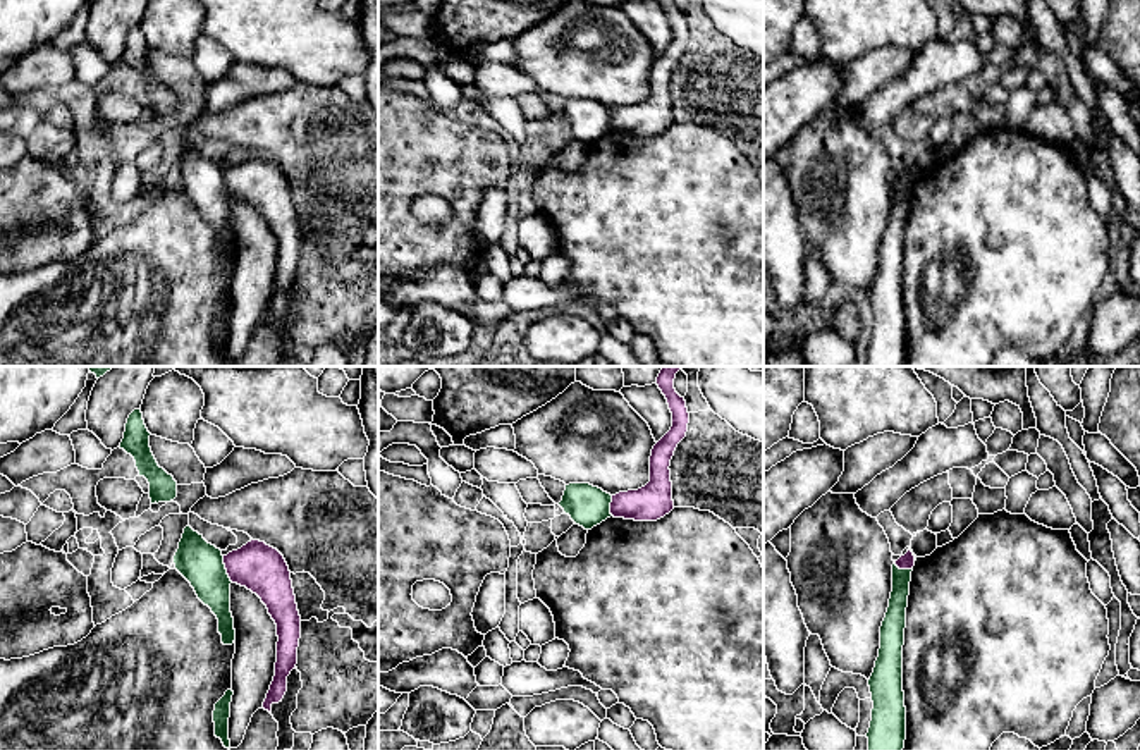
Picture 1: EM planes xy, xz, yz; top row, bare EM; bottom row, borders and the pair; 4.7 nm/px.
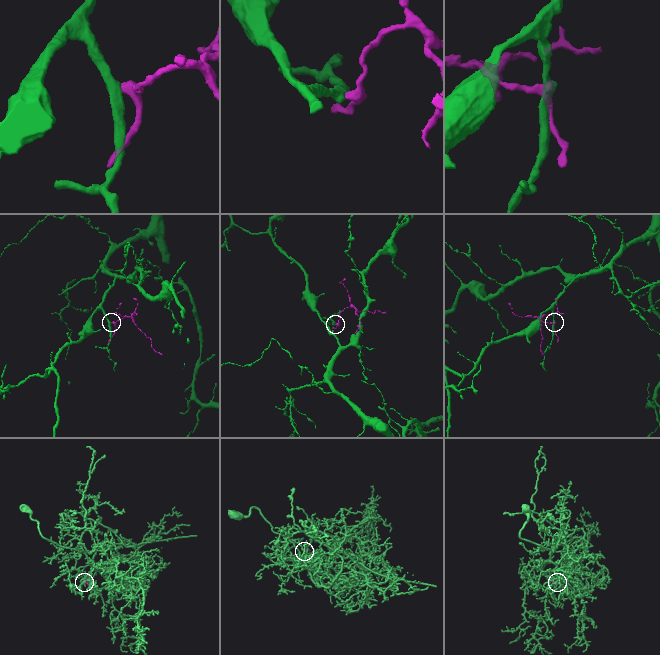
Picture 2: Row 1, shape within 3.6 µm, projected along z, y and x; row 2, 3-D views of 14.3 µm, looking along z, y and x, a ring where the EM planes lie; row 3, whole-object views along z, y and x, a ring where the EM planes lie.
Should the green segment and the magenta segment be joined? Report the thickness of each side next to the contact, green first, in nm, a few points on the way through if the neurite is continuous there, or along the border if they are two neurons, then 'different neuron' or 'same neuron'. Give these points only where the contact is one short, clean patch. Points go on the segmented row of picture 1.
calibres 200 and 220 nm; border xy (222, 556), (226, 573), (232, 582); different neuron

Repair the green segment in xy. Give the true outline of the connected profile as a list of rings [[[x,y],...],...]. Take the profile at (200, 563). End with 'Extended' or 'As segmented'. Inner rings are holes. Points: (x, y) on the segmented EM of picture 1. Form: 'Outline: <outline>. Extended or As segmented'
Outline: [[[189,525],[184,528],[179,549],[174,556],[175,569],[191,583],[198,599],[211,609],[218,619],[218,633],[224,645],[236,640],[230,612],[230,578],[222,550],[208,544]]]. As segmented

